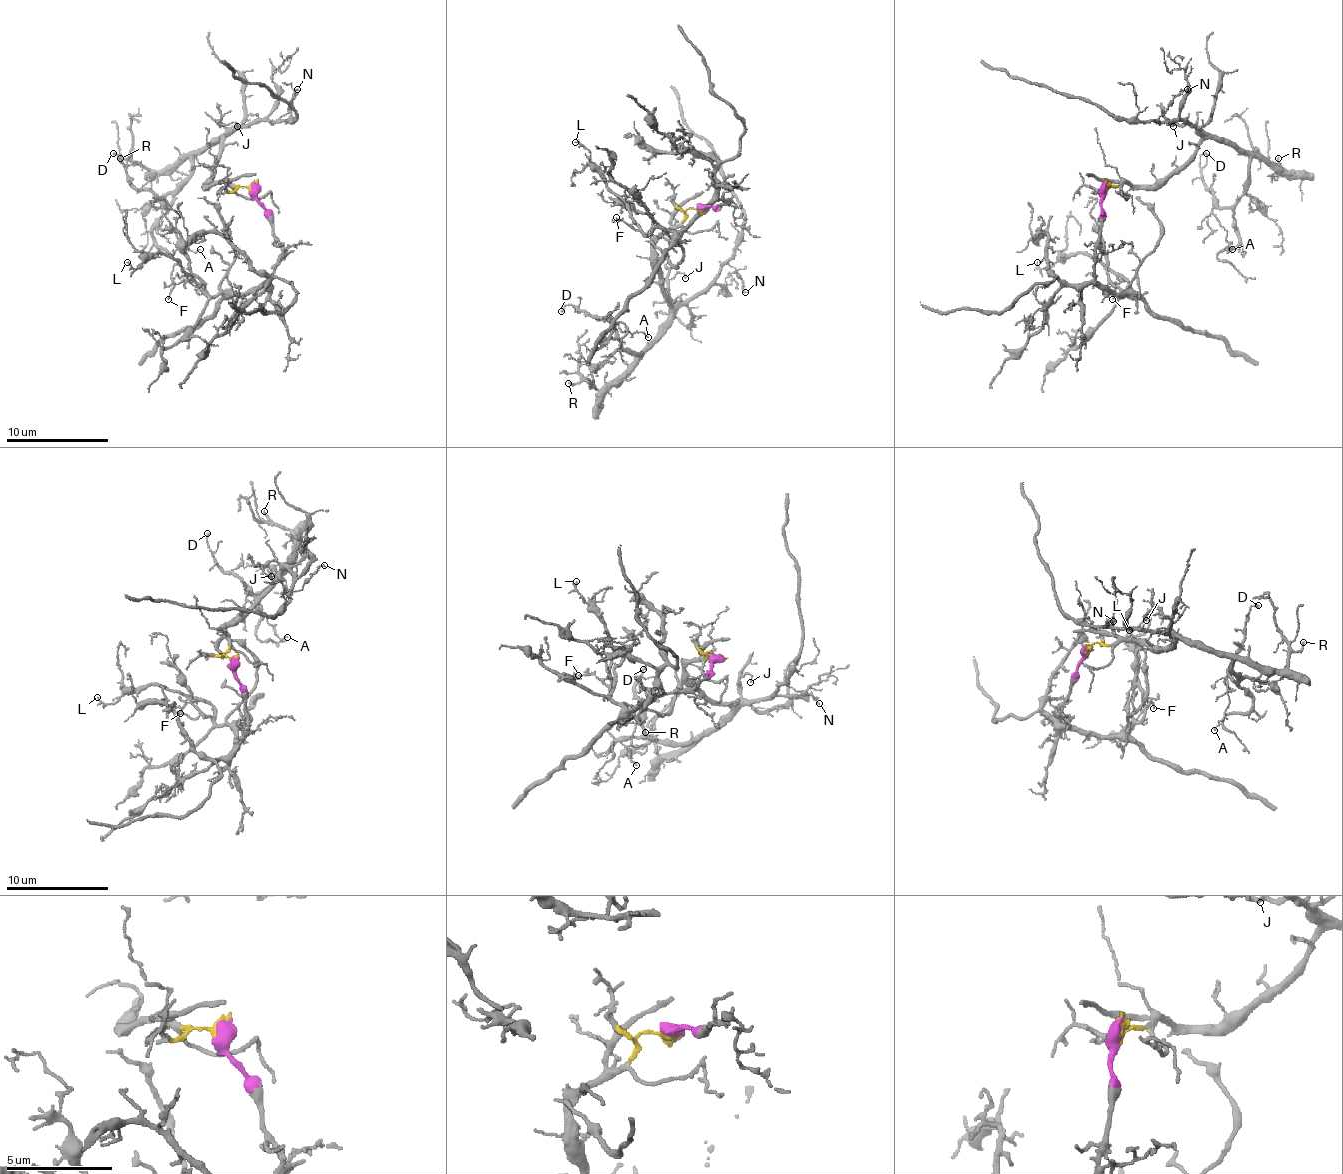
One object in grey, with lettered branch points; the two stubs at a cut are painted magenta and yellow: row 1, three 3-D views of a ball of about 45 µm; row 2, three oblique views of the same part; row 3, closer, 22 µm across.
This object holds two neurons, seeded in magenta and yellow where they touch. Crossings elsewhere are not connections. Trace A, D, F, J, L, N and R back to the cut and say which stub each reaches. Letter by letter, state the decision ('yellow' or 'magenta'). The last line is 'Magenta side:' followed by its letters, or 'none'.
A: yellow
D: yellow
F: magenta
J: yellow
L: magenta
N: yellow
R: yellow
Magenta side: F, L

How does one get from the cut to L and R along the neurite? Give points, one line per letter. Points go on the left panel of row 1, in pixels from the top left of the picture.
L: (254, 191), (280, 247), (280, 263), (254, 288), (211, 296), (198, 278), (162, 252), (139, 268), (126, 263)
R: (254, 191), (234, 188), (226, 183), (206, 186), (219, 157), (221, 137), (157, 170), (131, 165), (121, 157)

